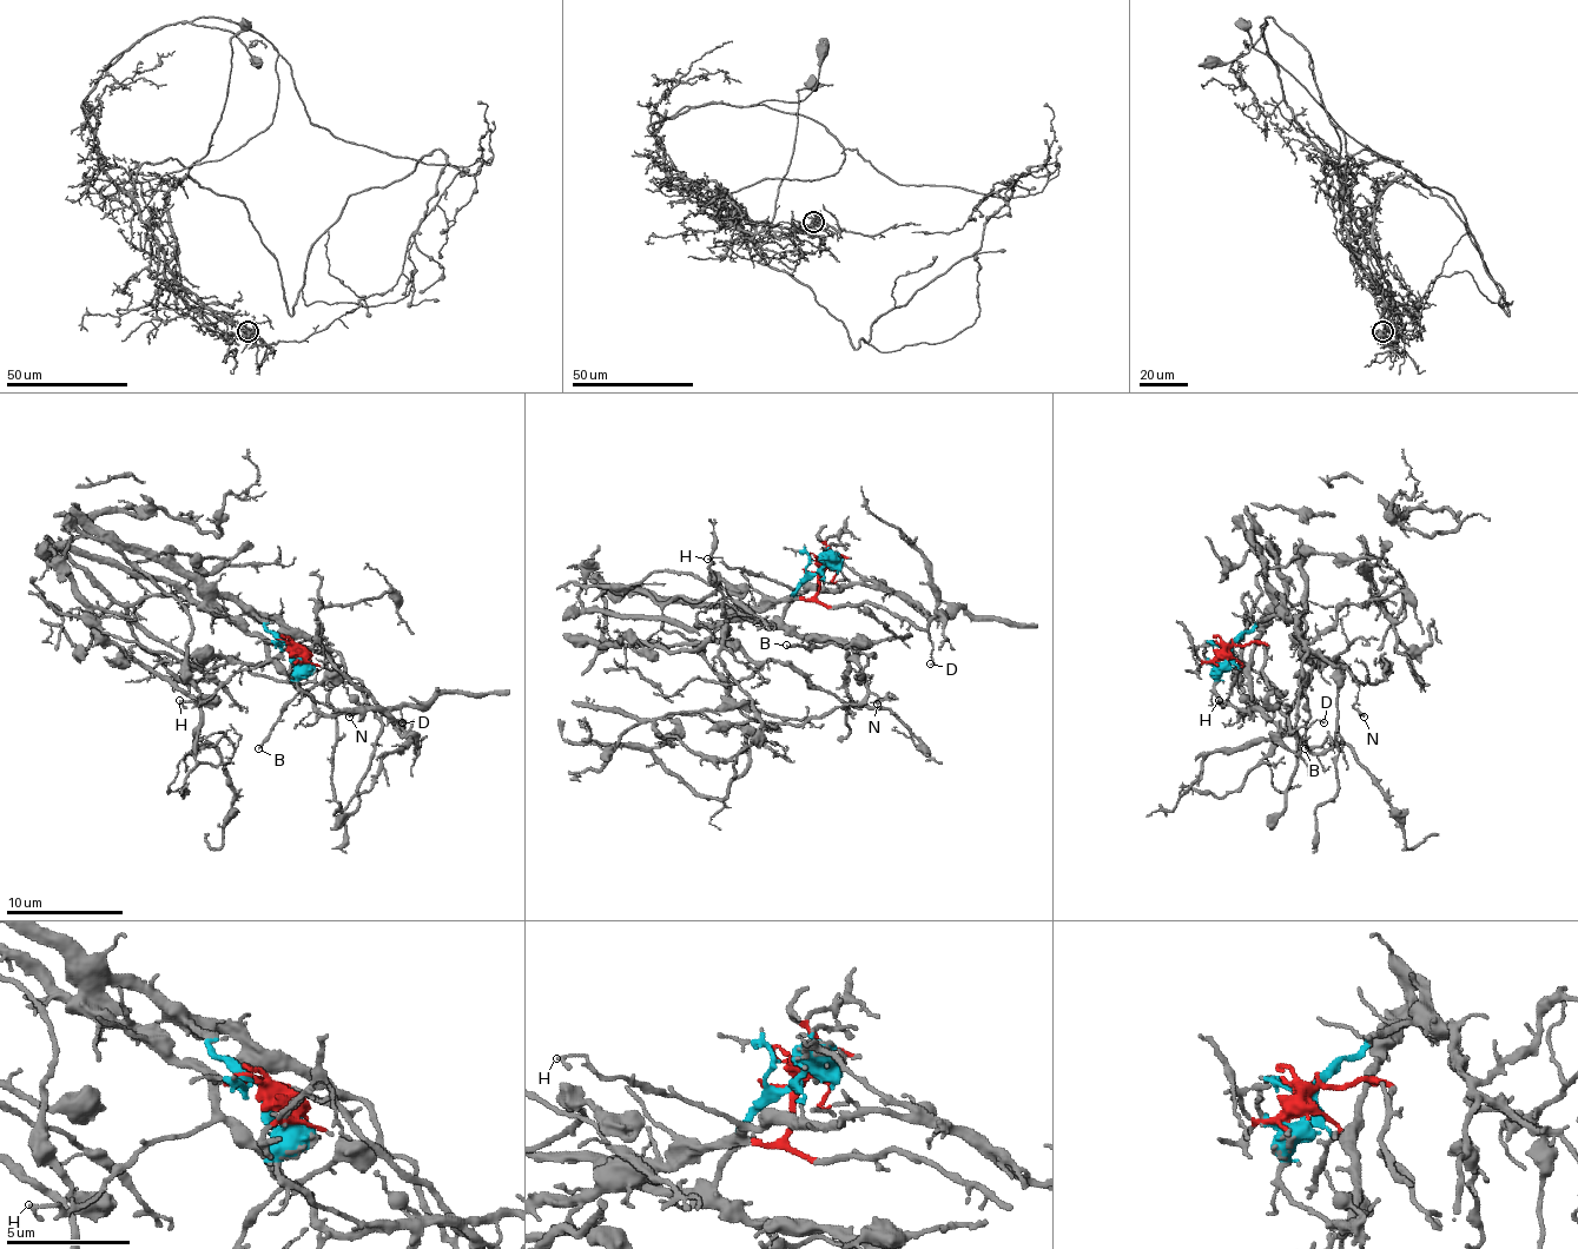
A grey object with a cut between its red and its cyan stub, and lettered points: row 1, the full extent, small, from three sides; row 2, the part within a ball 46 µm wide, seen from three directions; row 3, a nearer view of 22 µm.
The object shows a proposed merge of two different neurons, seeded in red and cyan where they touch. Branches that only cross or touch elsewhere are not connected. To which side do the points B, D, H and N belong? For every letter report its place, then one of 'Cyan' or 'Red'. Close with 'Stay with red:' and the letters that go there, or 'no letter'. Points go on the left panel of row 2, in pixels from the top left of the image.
B: Place: (258, 748). Cyan
D: Place: (402, 722). Red
H: Place: (179, 700). Red
N: Place: (349, 716). Cyan
Stay with red: D, H

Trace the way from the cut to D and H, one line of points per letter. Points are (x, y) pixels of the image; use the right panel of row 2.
D: (1232, 645), (1258, 641), (1266, 647), (1263, 676), (1293, 729), (1316, 720), (1325, 724)
H: (1232, 645), (1258, 641), (1248, 661), (1238, 673), (1228, 700), (1216, 702), (1220, 700)

